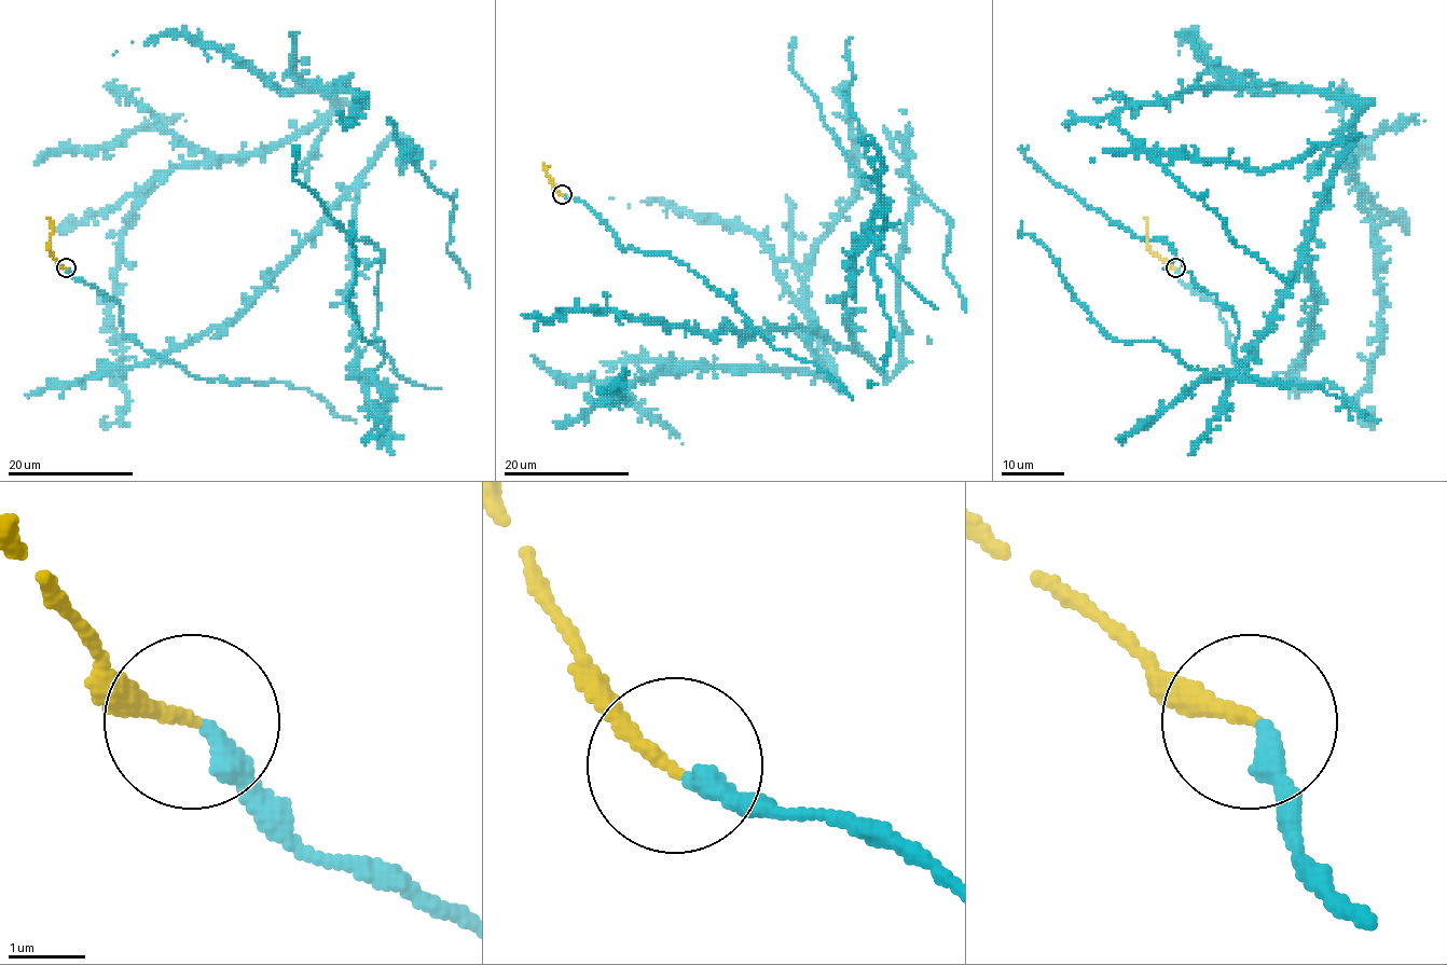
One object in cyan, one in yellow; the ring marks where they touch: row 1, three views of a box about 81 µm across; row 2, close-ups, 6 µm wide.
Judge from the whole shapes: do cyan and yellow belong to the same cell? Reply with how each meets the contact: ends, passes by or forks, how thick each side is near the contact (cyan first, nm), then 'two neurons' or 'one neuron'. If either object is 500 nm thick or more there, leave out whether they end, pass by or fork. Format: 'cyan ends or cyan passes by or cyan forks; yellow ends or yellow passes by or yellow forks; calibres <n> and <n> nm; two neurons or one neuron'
cyan ends; yellow ends; calibres 300 and 190 nm; one neuron

